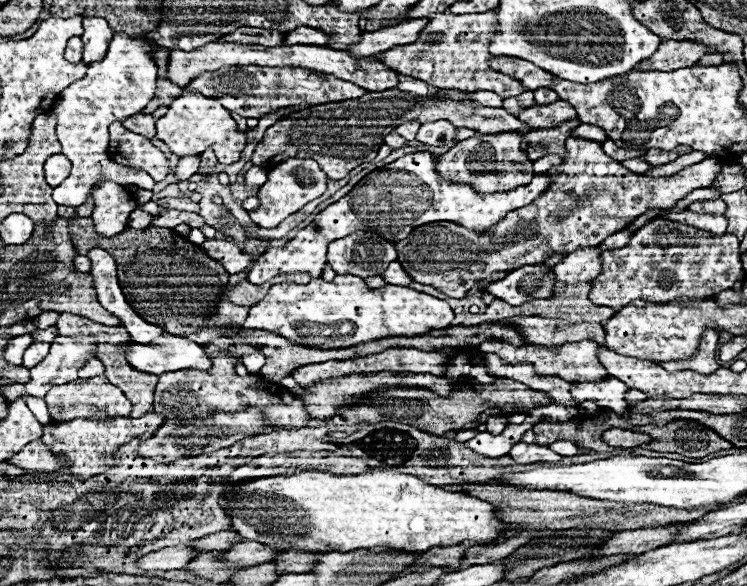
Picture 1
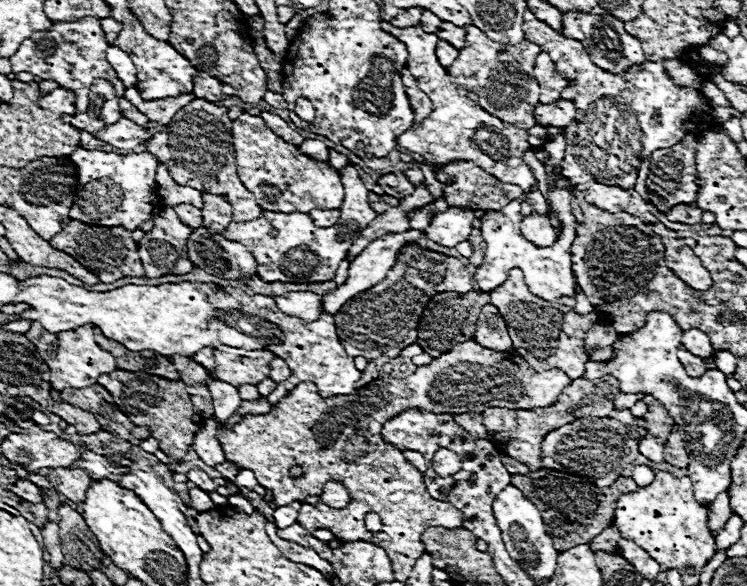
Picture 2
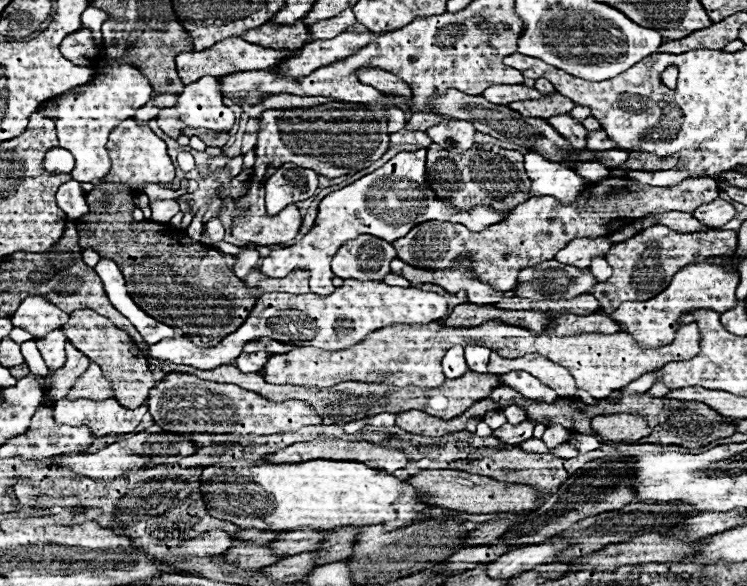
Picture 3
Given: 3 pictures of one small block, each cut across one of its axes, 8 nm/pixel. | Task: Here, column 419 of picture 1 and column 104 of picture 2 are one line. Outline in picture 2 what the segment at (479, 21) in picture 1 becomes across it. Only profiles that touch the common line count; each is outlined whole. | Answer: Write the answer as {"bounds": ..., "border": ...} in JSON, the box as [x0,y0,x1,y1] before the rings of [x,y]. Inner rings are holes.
{"bounds":[10,18,124,112],"border":[[[82,18],[80,22],[64,22],[54,24],[46,32],[36,32],[30,38],[26,38],[18,52],[10,58],[12,72],[30,72],[34,76],[40,76],[42,80],[56,80],[60,87],[68,88],[76,95],[75,106],[80,112],[86,112],[90,105],[88,97],[88,82],[94,78],[104,78],[111,82],[116,94],[124,94],[122,82],[116,78],[116,72],[112,72],[112,66],[106,62],[106,48],[108,42],[104,40],[104,32],[100,28],[100,20],[96,18]]]}

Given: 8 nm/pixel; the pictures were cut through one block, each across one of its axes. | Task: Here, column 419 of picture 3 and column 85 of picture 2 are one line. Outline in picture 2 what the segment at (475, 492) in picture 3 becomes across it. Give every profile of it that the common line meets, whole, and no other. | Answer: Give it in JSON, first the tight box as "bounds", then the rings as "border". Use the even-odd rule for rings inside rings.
{"bounds":[46,468,92,502],"border":[[[48,468],[46,478],[72,502],[84,502],[84,492],[92,482],[92,478],[80,468]]]}

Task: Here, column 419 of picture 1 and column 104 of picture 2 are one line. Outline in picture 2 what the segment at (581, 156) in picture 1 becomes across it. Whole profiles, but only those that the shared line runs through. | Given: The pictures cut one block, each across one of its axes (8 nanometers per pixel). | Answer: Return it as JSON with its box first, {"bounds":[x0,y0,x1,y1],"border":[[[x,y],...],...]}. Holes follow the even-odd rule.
{"bounds":[50,220,146,284],"border":[[[70,220],[68,226],[60,234],[56,234],[50,242],[58,250],[72,254],[72,258],[76,258],[88,270],[92,270],[106,284],[116,282],[120,278],[126,278],[126,276],[130,276],[130,278],[144,278],[146,276],[142,262],[140,262],[140,256],[138,256],[138,246],[134,244],[132,234],[120,226],[114,226],[114,228],[88,226],[88,224]]]}

